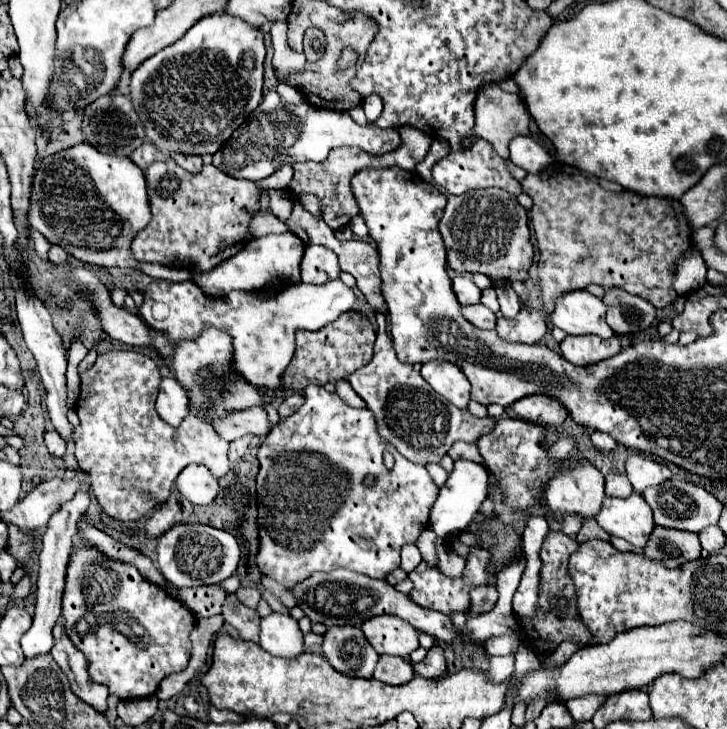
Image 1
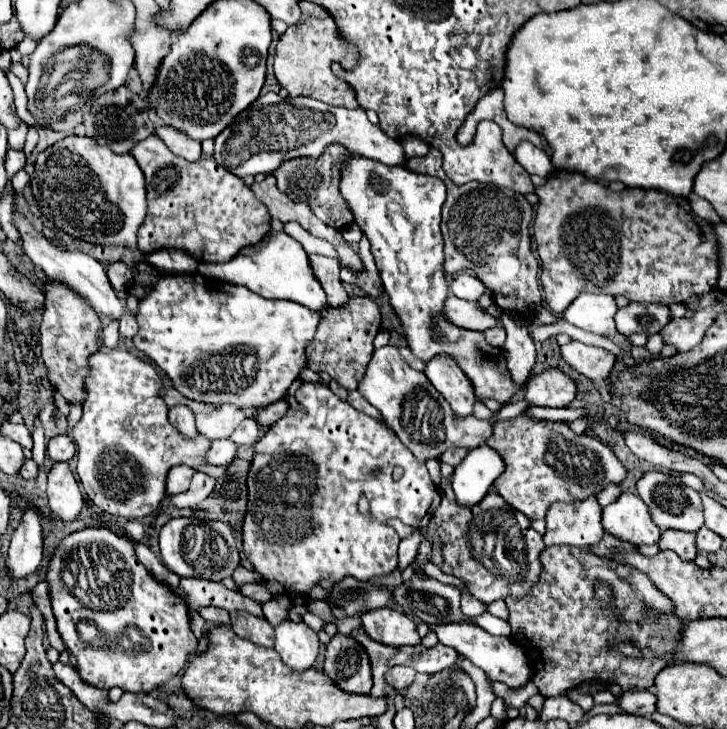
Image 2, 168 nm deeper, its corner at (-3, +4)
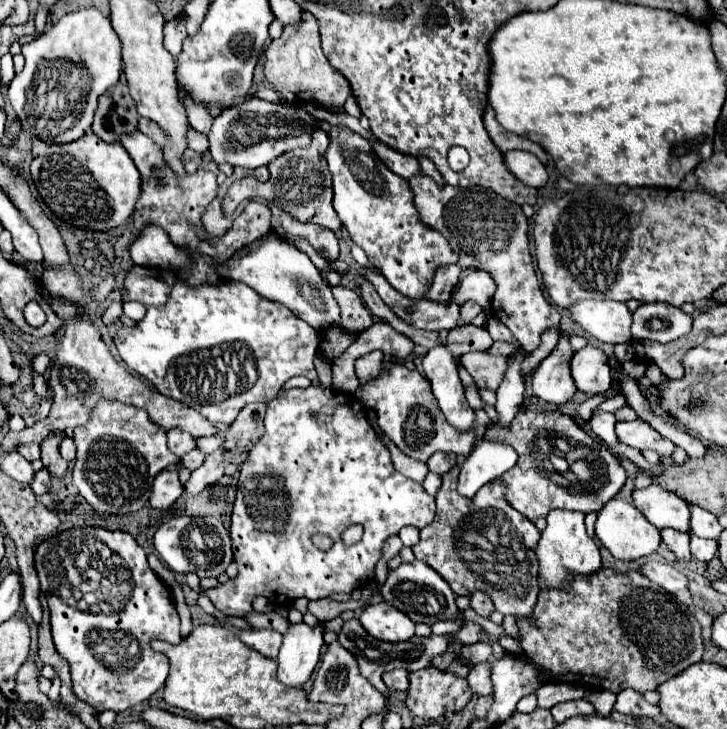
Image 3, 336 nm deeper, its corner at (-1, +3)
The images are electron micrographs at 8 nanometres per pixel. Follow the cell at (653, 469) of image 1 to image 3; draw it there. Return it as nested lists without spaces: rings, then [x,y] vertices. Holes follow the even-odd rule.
[[[642,419],[616,421],[616,435],[622,443],[626,443],[630,447],[636,447],[640,451],[654,449],[660,455],[672,455],[672,451],[674,451],[674,443],[670,439],[662,437],[658,431],[654,431]]]

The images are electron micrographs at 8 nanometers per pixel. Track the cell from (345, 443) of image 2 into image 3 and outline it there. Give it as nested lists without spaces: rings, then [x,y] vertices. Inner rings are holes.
[[[306,387],[306,389],[282,389],[278,391],[276,399],[272,399],[266,405],[266,417],[264,417],[264,435],[262,439],[254,445],[254,449],[250,451],[248,459],[244,461],[242,469],[240,469],[240,479],[238,479],[238,491],[236,491],[236,501],[234,501],[234,509],[232,509],[232,525],[230,525],[230,537],[232,537],[232,551],[234,551],[234,561],[238,565],[238,575],[234,579],[228,579],[222,585],[216,585],[214,589],[208,589],[206,595],[212,601],[212,605],[222,611],[226,617],[246,617],[248,613],[252,613],[252,601],[254,597],[262,595],[268,597],[274,605],[278,603],[292,603],[298,597],[306,597],[310,601],[314,599],[324,599],[330,597],[332,593],[352,593],[354,589],[358,589],[362,583],[368,583],[374,579],[374,567],[378,563],[378,559],[382,557],[382,545],[390,535],[398,535],[398,531],[406,525],[416,525],[416,527],[426,527],[432,523],[434,513],[436,513],[436,505],[434,505],[434,497],[430,497],[420,483],[404,477],[402,473],[398,473],[390,461],[390,451],[376,439],[376,433],[372,429],[372,425],[366,419],[366,409],[358,403],[358,399],[354,395],[346,395],[328,387]],[[350,525],[362,525],[364,527],[364,535],[360,539],[360,543],[354,543],[350,547],[346,547],[340,539],[340,535],[350,527]],[[314,533],[326,533],[334,539],[334,547],[330,551],[320,551],[312,545],[310,537]]]

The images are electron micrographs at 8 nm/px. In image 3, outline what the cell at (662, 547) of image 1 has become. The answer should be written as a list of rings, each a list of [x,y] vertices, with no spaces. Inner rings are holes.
[[[662,529],[660,535],[662,535],[662,541],[668,545],[668,549],[678,557],[678,561],[690,561],[692,559],[690,547],[688,547],[688,539],[690,539],[688,533],[674,531],[674,529]]]

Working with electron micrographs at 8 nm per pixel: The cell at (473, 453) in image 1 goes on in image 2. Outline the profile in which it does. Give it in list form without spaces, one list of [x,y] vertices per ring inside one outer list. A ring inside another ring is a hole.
[[[448,448],[448,450],[440,456],[440,460],[442,460],[442,462],[448,462],[448,464],[452,464],[452,466],[458,466],[458,464],[464,460],[466,454],[468,454],[468,450],[464,450],[464,448]]]

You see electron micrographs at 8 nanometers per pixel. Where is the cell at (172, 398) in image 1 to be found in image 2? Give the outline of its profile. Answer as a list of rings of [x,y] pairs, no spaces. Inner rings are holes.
[[[172,406],[168,410],[168,420],[184,436],[188,436],[188,438],[194,438],[196,436],[194,414],[192,414],[192,410],[188,410],[188,406]]]

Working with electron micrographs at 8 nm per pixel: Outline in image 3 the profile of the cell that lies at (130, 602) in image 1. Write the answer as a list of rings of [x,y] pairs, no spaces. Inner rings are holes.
[[[102,527],[60,531],[54,539],[46,539],[46,543],[38,545],[38,551],[34,553],[34,567],[40,579],[40,589],[46,589],[46,593],[50,593],[48,607],[50,607],[50,629],[52,629],[54,647],[58,655],[66,659],[70,665],[72,691],[80,701],[92,705],[98,713],[106,709],[120,713],[144,703],[152,693],[156,693],[164,685],[168,675],[168,661],[166,655],[158,655],[156,651],[152,651],[150,639],[166,639],[172,643],[180,643],[182,641],[180,617],[170,597],[170,589],[148,567],[146,551],[136,543],[136,539],[130,533],[120,529],[108,531]],[[48,557],[64,557],[72,561],[72,565],[78,569],[82,577],[82,585],[90,585],[90,591],[94,591],[92,605],[96,607],[90,607],[90,611],[80,611],[78,607],[66,605],[58,595],[48,591],[48,571],[42,565],[48,561]]]

